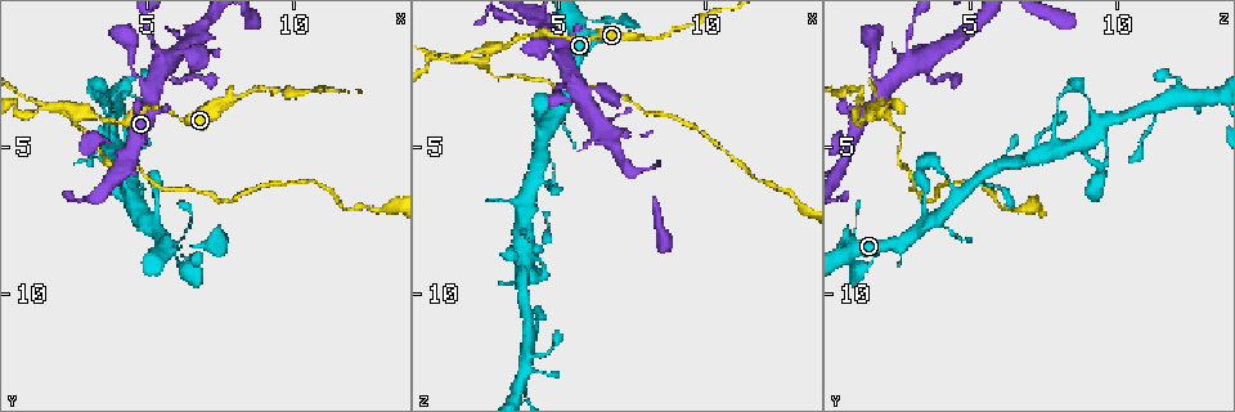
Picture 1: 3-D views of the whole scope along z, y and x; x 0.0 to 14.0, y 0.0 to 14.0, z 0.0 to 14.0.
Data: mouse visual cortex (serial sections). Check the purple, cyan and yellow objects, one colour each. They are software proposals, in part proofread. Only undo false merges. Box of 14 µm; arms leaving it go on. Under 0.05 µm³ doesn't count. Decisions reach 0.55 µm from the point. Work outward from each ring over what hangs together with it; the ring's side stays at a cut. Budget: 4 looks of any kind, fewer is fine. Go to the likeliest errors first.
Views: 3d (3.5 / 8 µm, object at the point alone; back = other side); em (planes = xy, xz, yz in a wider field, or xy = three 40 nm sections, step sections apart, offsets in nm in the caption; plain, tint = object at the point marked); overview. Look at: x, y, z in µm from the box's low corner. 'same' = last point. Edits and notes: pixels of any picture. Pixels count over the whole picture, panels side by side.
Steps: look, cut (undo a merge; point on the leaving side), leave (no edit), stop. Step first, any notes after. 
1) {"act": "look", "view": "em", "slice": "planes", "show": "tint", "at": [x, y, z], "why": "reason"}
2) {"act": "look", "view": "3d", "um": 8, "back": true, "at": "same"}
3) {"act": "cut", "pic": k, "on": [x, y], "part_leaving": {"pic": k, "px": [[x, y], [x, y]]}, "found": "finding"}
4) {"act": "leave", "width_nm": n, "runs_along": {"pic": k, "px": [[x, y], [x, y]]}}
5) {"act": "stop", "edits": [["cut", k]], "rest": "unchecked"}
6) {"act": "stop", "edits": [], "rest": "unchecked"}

{"act": "look", "view": "em", "slice": "xy", "step": 3, "show": "tint", "at": [1.7, 3.7, 2.0], "why": "thin neck"}

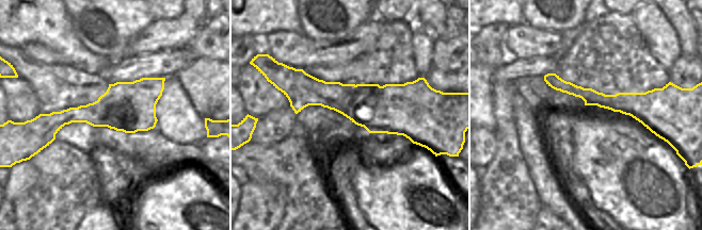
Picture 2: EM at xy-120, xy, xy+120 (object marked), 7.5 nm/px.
{"act": "look", "view": "3d", "um": 3.5, "at": "same"}

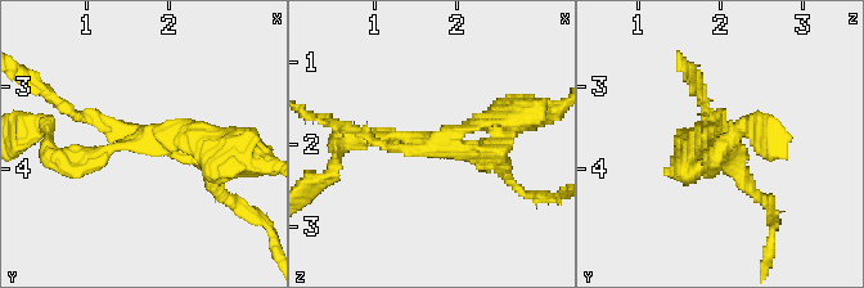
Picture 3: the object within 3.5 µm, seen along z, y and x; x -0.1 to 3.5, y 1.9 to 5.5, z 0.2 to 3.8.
{"act": "cut", "pic": 3, "on": [746, 183], "arms": 3, "part_leaving": {"pic": 3, "px": [[499, 133], [499, 169], [526, 194], [550, 198]]}, "found": "a second cell is stuck on"}

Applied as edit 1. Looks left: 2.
{"act": "look", "view": "overview", "why": "redraw"}

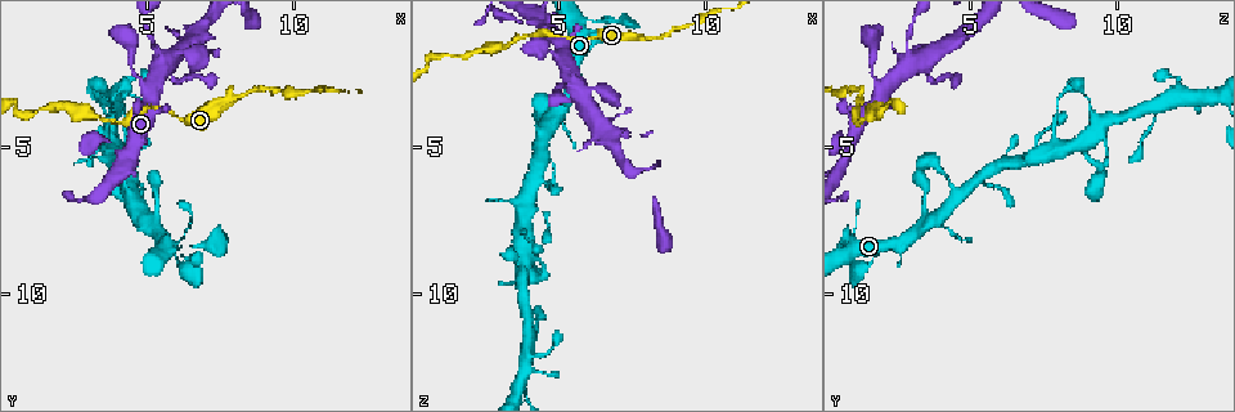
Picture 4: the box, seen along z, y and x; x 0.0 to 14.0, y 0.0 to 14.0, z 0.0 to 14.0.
{"act": "look", "view": "3d", "um": 3.5, "at": [5.9, 1.9, 3.2], "why": "thin arm on a thick one"}

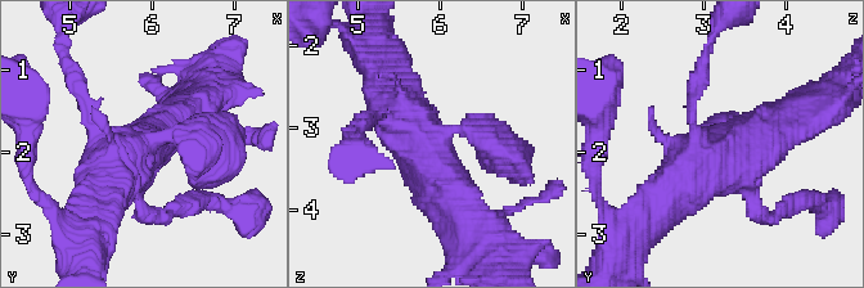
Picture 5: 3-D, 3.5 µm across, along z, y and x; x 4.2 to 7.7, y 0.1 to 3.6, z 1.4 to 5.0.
{"act": "leave", "runs_along": {"pic": 5, "px": [[662, 202], [705, 154], [783, 124]]}, "found": "one cell here"}

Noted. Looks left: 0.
{"act": "stop", "edits": [["cut", 3]], "rest": "unchecked"}

